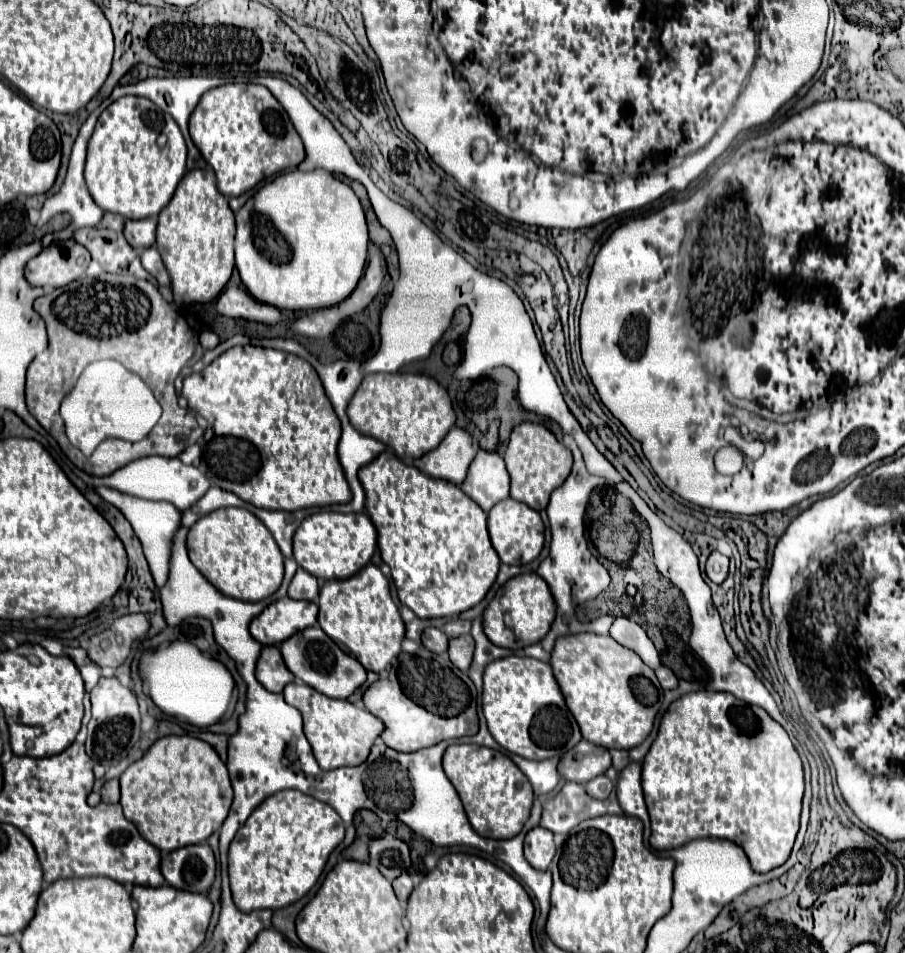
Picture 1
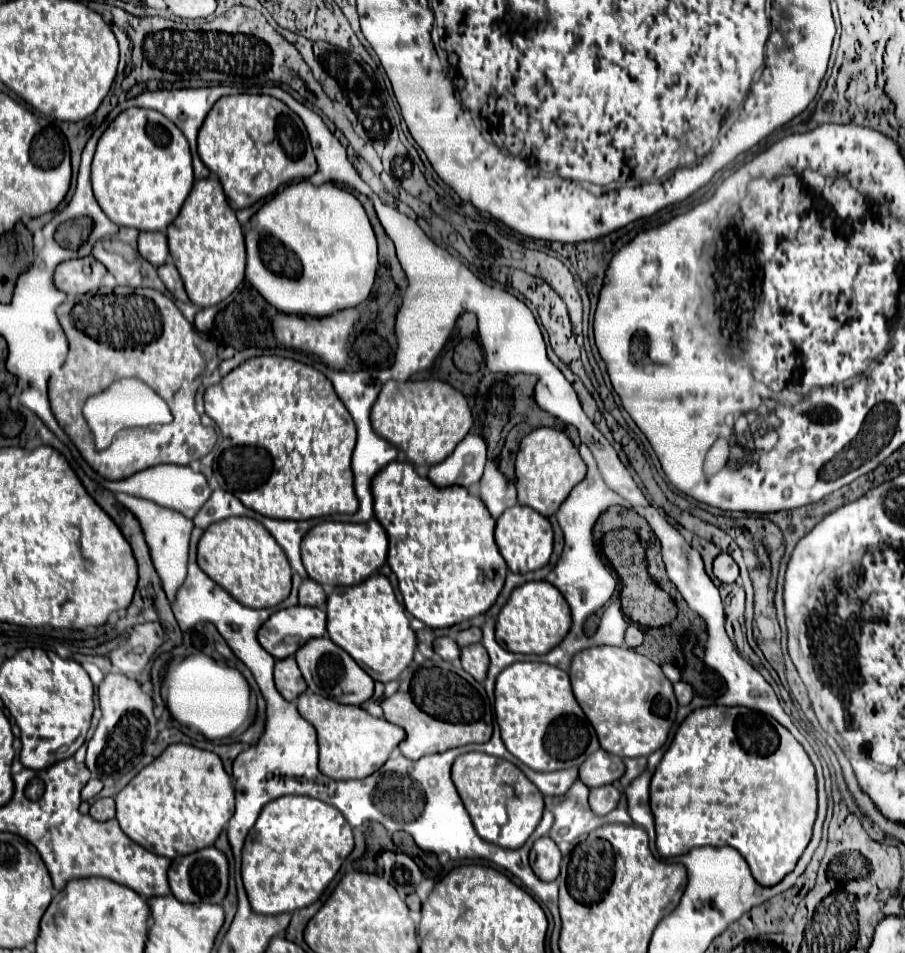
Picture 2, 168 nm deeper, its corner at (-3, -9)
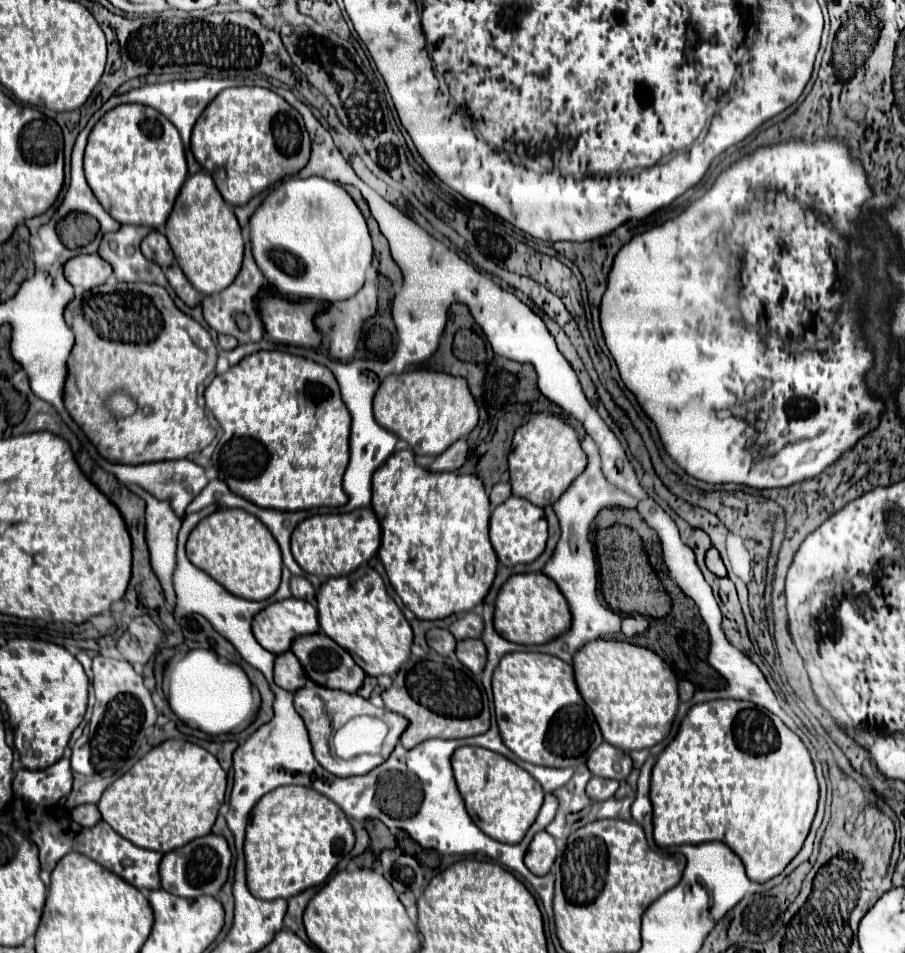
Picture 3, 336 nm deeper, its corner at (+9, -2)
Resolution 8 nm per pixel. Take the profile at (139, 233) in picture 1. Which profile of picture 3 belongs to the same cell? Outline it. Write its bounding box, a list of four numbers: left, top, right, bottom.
[140,230,172,270]

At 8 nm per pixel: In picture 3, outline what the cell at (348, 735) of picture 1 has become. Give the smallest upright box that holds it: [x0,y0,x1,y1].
[294,680,408,776]

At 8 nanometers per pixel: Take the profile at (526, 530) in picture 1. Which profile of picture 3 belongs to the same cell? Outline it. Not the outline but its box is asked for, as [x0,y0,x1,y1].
[490,496,548,566]

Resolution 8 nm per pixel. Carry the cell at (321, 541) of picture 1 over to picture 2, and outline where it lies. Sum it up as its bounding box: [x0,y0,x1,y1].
[302,519,388,585]

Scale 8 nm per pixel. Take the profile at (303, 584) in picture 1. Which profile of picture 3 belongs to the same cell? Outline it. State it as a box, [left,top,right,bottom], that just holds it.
[290,576,316,604]

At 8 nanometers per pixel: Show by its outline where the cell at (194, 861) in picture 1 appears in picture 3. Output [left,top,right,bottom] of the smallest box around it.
[160,834,232,898]

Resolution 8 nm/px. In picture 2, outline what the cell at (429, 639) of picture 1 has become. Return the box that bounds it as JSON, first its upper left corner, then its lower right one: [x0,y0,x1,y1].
[434,637,460,661]

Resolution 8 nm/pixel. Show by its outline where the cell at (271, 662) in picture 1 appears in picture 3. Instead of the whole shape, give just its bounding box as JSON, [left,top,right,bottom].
[274,652,306,692]

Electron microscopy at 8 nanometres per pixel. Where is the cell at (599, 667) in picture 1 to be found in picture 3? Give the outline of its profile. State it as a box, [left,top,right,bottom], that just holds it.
[572,640,678,752]

